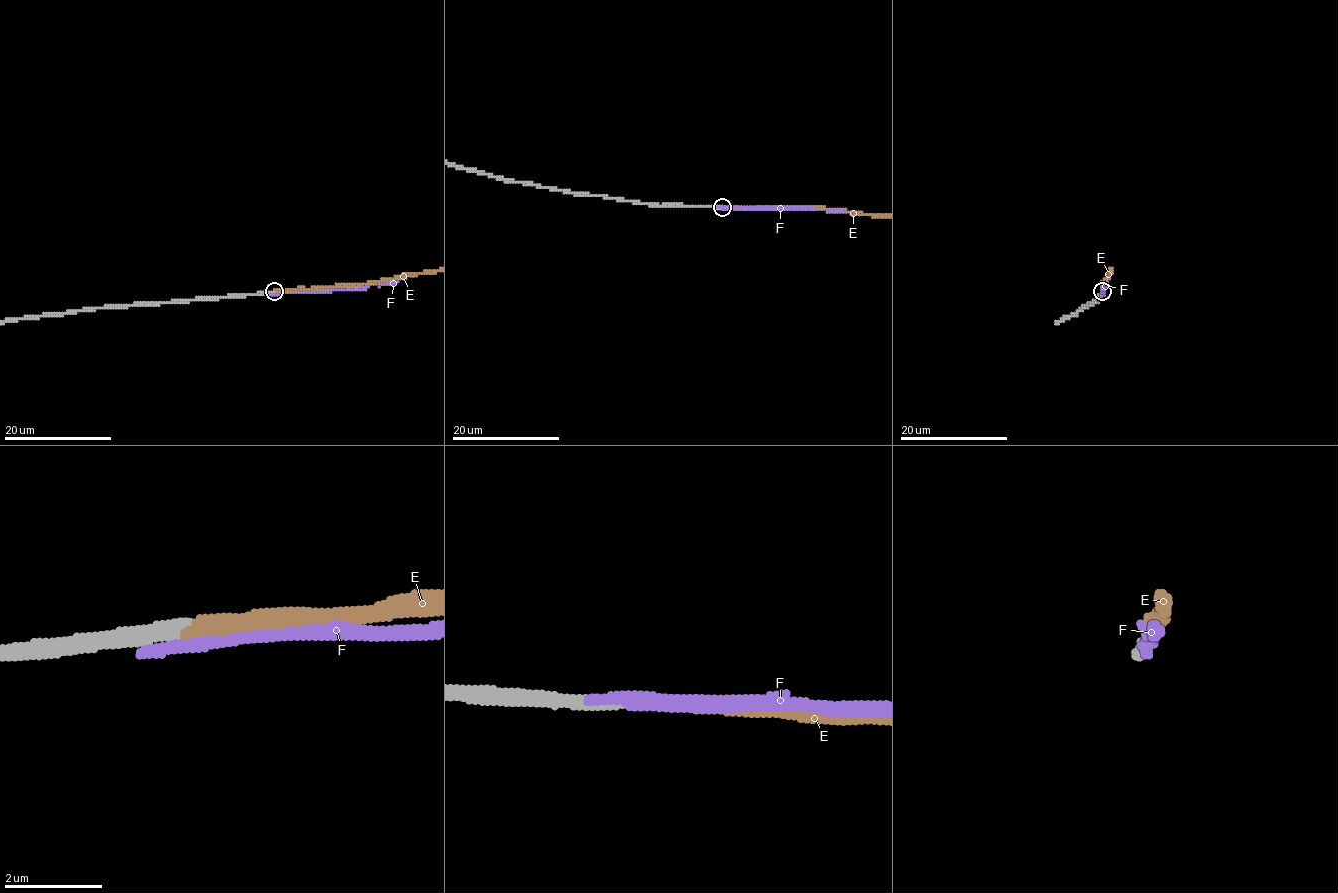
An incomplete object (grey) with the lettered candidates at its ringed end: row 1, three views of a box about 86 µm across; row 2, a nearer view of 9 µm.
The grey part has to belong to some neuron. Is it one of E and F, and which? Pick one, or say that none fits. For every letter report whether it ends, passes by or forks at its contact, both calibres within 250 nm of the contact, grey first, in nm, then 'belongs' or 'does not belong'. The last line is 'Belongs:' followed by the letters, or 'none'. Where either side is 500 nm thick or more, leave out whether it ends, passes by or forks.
E: it ends; calibres 320 and 280 nm; belongs
F: it ends; calibres 380 and 320 nm; does not belong
Belongs: E

